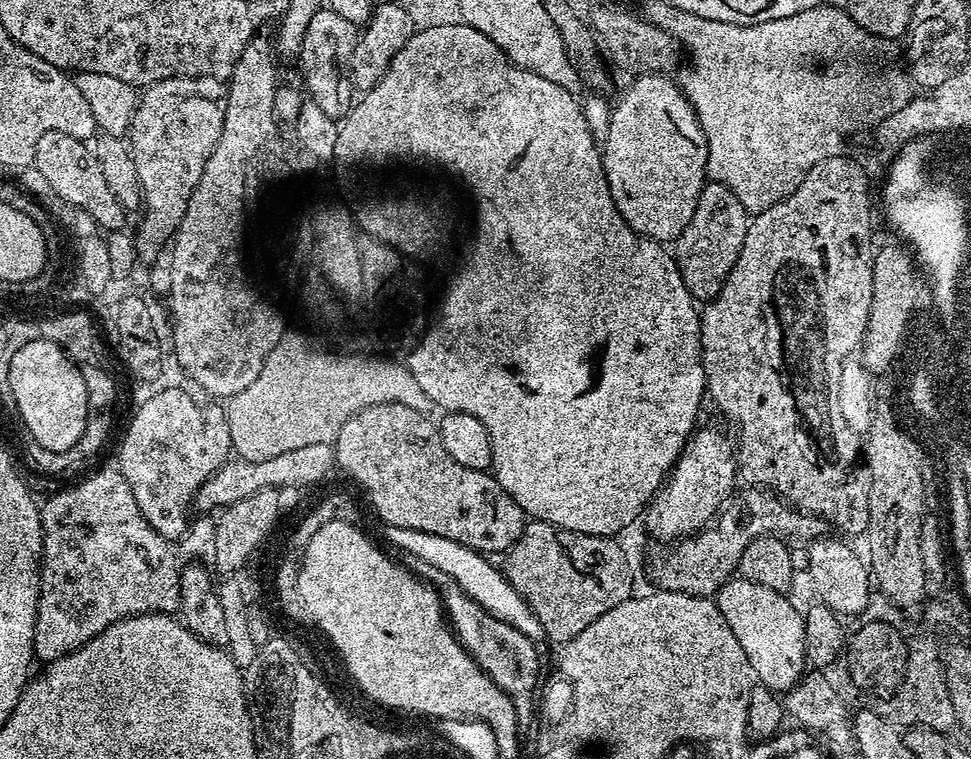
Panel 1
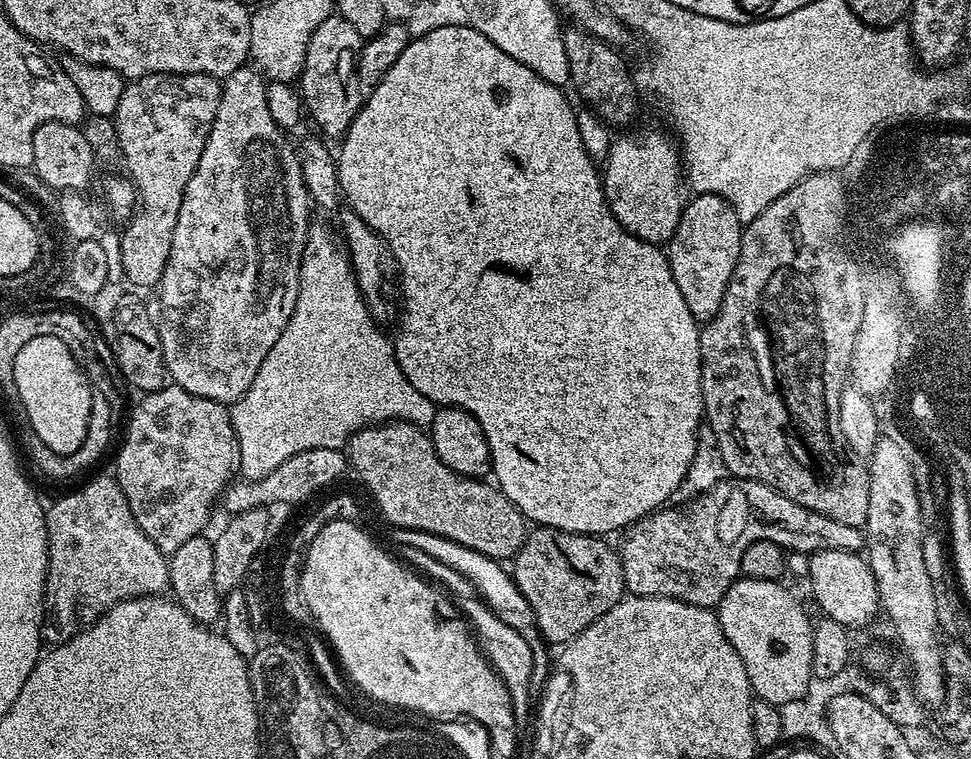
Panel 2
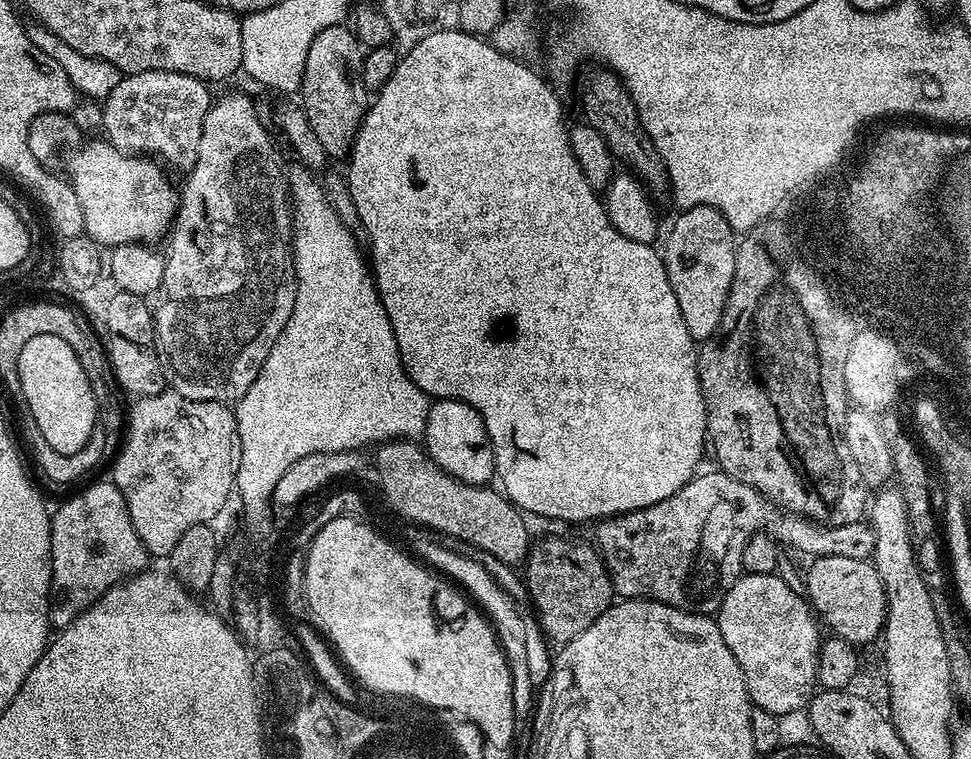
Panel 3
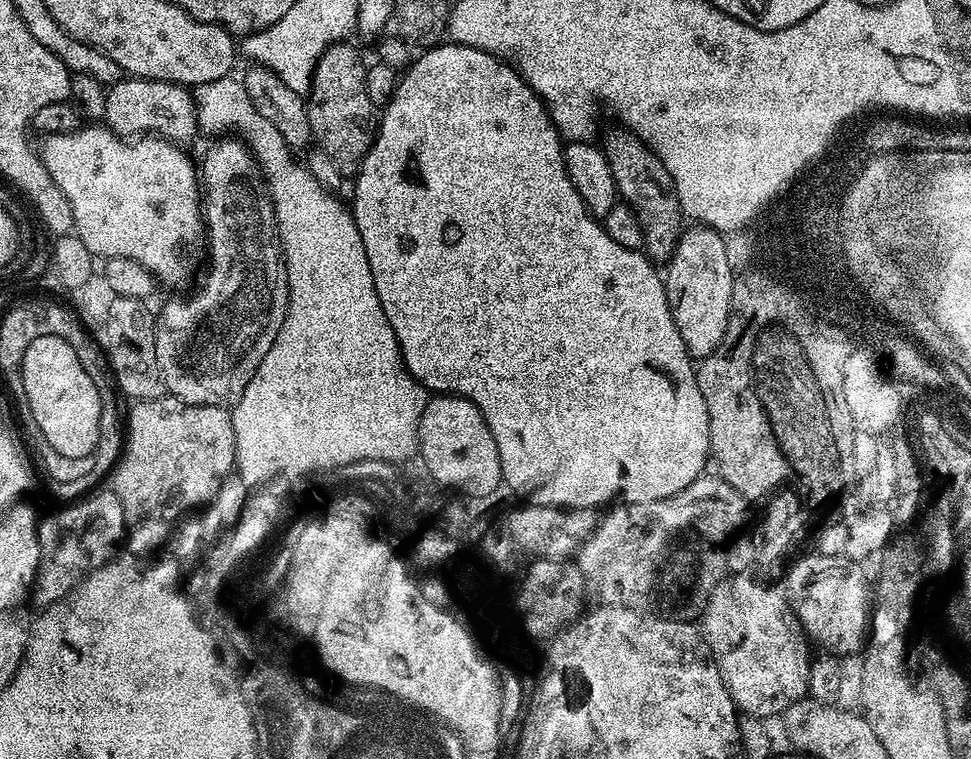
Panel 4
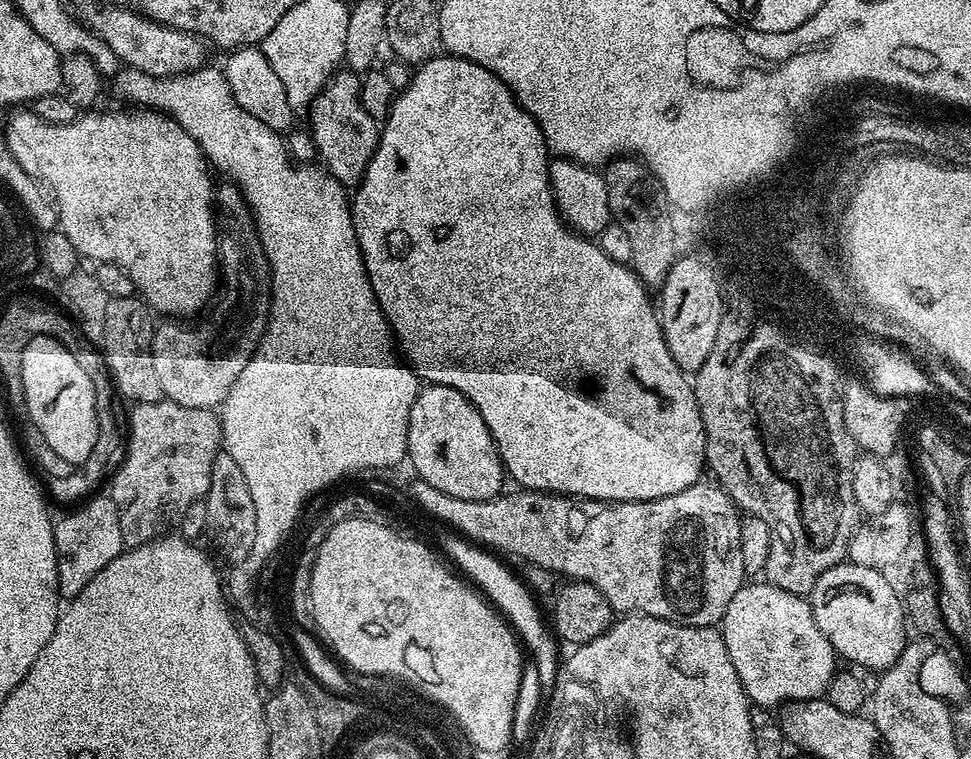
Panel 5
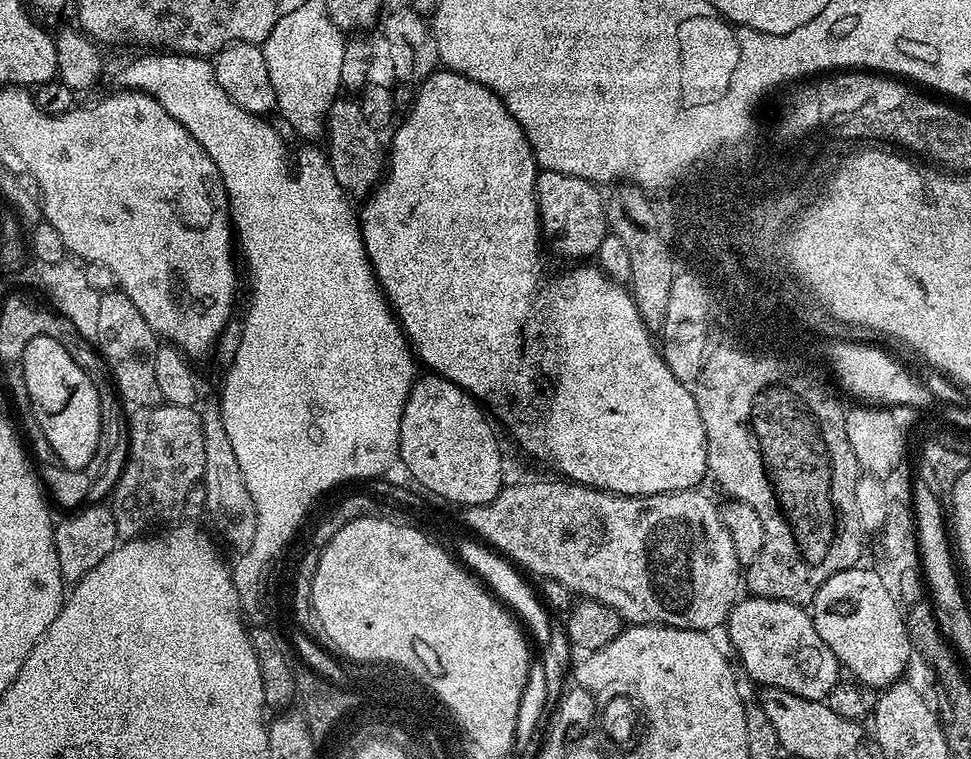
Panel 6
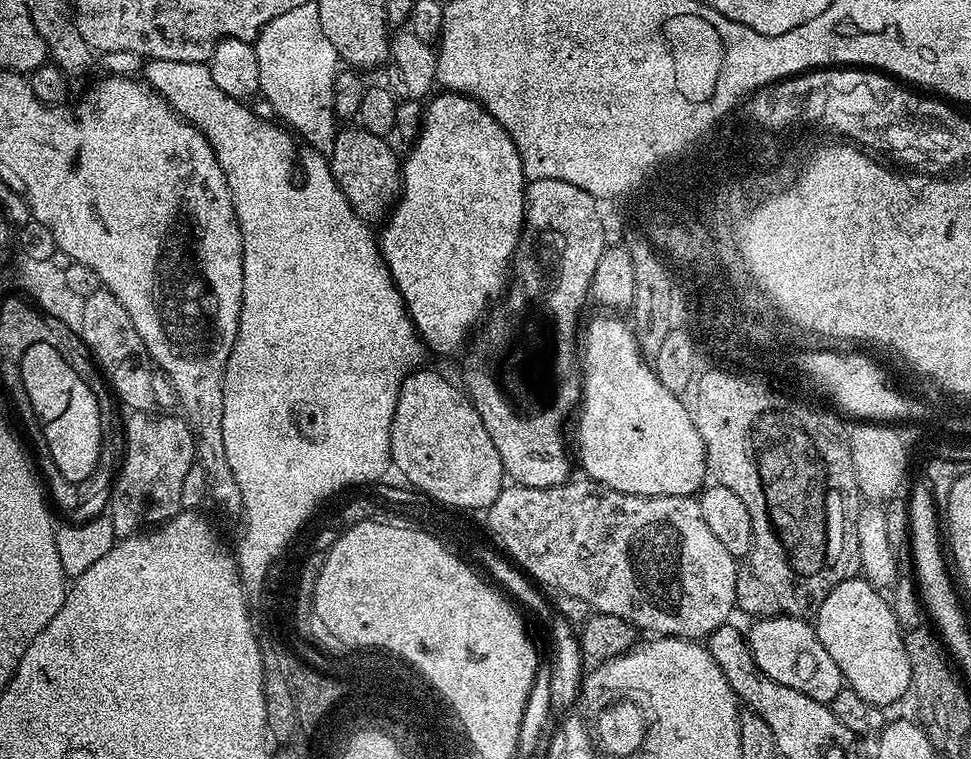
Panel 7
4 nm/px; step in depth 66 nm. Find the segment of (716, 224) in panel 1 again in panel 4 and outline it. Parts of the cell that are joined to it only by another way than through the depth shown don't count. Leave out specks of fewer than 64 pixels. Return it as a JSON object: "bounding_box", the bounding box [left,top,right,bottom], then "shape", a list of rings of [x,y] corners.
{"bounding_box":[664,224,732,360],"shape":[[[694,224],[681,232],[664,270],[664,288],[675,326],[689,355],[698,360],[702,359],[702,352],[708,352],[718,342],[726,322],[732,281],[728,275],[730,266],[726,265],[727,252],[727,241],[721,233],[707,225]]]}

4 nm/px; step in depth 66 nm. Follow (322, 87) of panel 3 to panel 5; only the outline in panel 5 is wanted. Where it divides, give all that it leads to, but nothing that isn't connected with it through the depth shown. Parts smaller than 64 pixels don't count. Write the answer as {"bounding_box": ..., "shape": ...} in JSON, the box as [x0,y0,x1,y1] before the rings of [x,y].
{"bounding_box":[310,70,381,186],"shape":[[[340,70],[333,75],[312,104],[310,133],[316,151],[328,175],[342,186],[355,186],[366,174],[370,158],[374,158],[380,141],[381,125],[362,106],[360,86],[362,80],[355,72]]]}

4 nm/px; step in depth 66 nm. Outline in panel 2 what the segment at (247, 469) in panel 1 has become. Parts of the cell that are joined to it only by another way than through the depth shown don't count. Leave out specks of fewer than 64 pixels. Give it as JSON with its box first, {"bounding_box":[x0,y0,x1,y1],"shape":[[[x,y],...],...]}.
{"bounding_box":[220,447,349,515],"shape":[[[316,447],[314,450],[306,450],[292,455],[276,467],[268,475],[258,480],[236,478],[227,485],[221,493],[220,504],[231,515],[240,514],[244,511],[255,510],[274,502],[288,502],[295,506],[312,494],[317,495],[324,485],[334,484],[344,472],[348,470],[349,460],[343,449],[330,447]]]}

